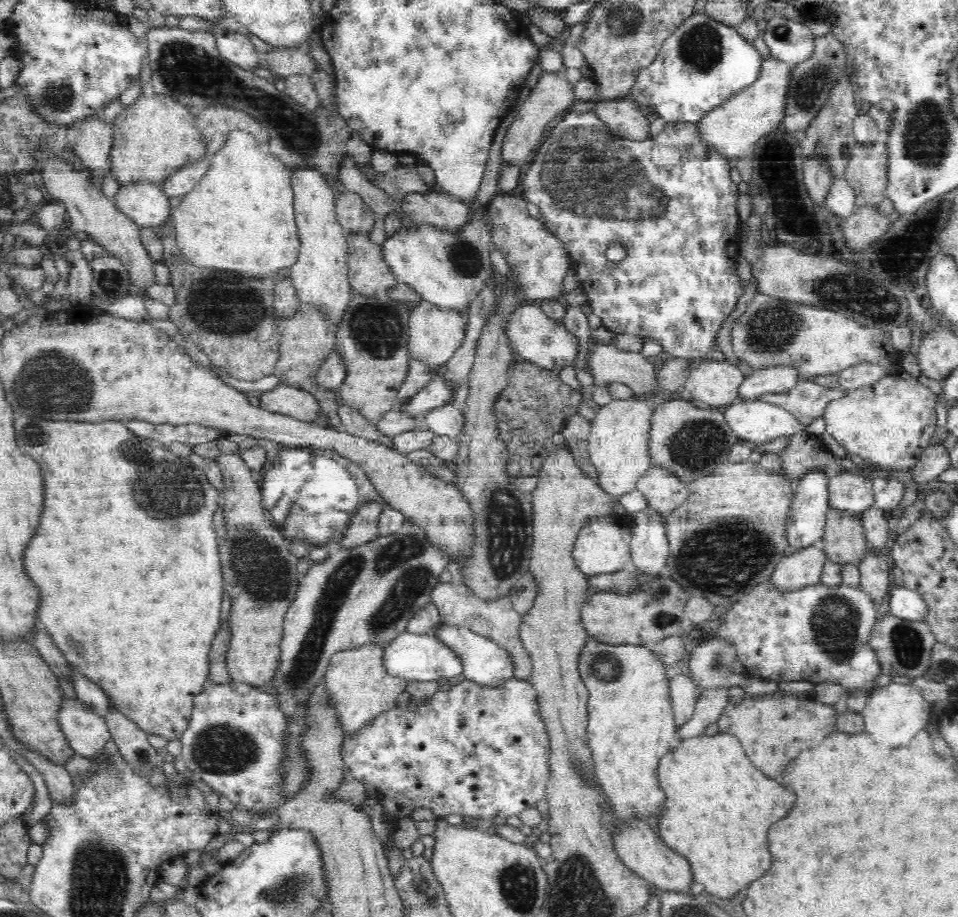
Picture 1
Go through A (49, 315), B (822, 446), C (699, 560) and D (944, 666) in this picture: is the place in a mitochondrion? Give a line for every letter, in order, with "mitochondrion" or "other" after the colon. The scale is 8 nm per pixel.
A: other
B: other
C: mitochondrion
D: mitochondrion

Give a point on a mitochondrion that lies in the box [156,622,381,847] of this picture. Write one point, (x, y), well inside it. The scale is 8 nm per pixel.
(222, 748)

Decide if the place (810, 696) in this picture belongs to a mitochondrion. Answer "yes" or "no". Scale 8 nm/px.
no

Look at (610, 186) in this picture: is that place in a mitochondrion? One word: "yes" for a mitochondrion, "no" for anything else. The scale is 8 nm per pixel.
yes

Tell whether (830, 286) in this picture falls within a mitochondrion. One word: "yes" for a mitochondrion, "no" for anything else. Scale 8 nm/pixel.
yes

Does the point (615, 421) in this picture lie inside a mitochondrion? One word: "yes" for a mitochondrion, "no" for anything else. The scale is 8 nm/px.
no

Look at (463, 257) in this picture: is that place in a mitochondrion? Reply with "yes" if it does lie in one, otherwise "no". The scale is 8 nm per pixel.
yes

